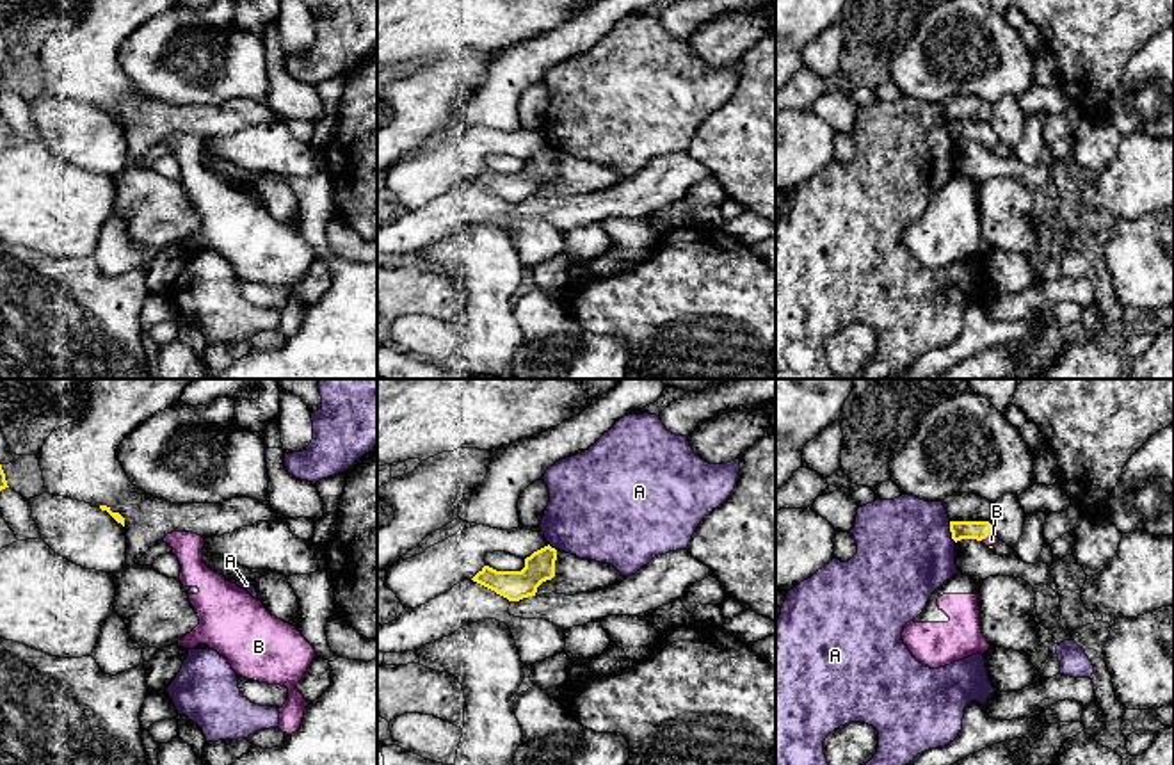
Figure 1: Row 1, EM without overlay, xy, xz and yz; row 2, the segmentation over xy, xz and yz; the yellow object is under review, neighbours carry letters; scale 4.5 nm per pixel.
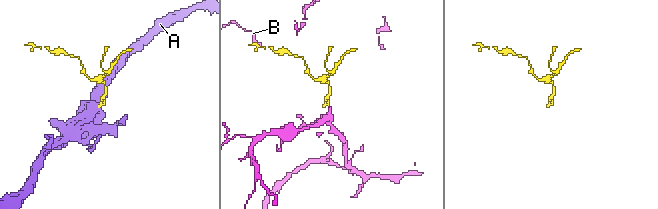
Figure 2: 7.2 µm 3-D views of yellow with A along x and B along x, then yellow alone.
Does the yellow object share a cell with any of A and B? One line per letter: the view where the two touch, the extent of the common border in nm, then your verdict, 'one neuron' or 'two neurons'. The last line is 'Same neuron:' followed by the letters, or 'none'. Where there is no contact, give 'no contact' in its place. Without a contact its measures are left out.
A: contact in yz; length 100 nm; two neurons
B: contact in yz; length 80 nm; one neuron
Same neuron: B

